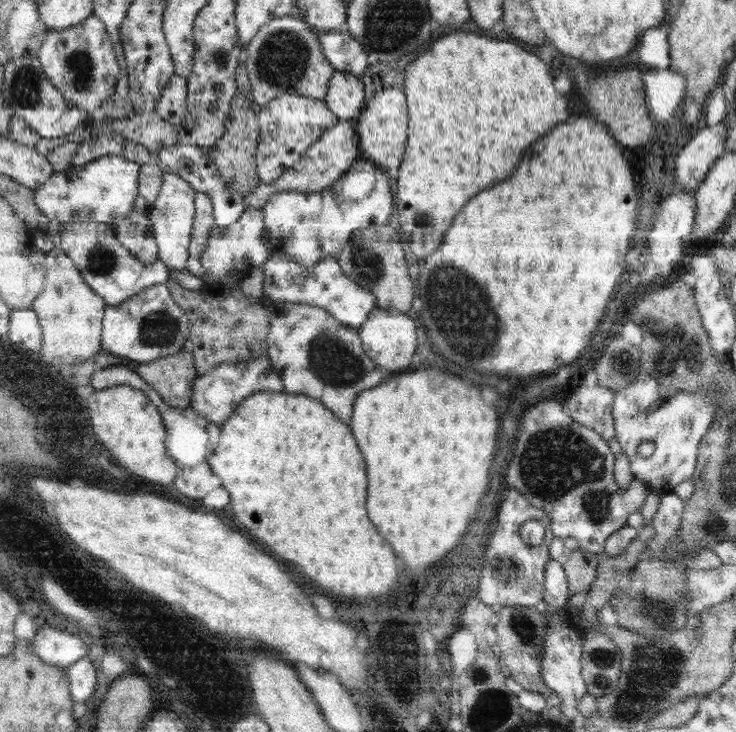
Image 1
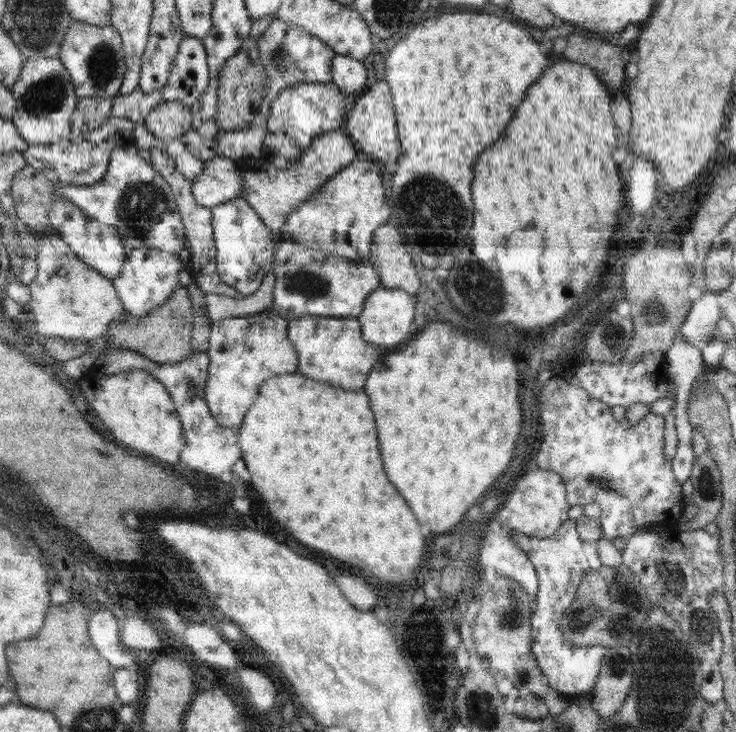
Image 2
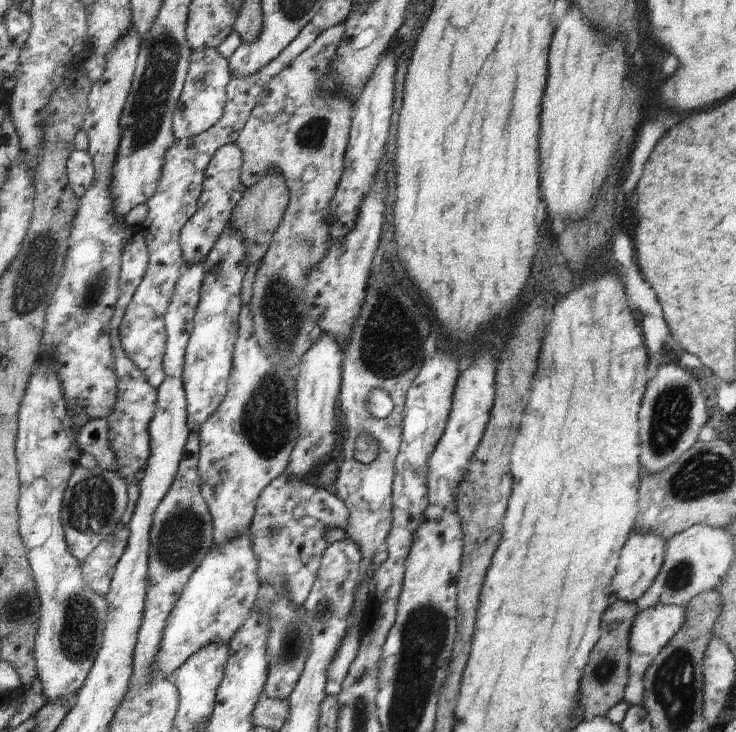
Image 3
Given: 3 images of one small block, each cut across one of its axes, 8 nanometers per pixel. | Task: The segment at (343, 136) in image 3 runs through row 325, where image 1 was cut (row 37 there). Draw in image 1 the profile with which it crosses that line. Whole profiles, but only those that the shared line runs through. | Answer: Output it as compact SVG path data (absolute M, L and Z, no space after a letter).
M295 17L274 18L258 30L255 38L244 46L248 50L250 92L258 107L286 93L325 100L335 68L324 57L319 42L306 22Z

